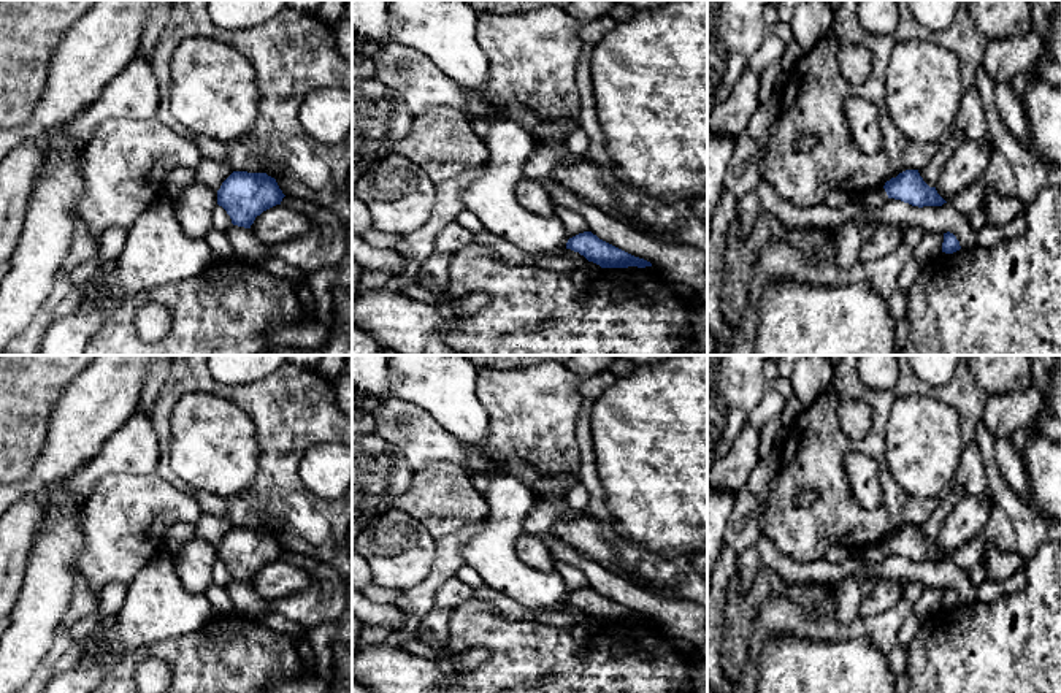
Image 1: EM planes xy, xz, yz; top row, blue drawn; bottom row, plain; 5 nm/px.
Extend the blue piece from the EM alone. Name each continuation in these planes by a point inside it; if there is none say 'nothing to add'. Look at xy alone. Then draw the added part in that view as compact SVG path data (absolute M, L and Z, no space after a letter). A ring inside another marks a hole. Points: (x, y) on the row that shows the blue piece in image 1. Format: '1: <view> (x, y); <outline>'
nothing to add

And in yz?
nothing to add

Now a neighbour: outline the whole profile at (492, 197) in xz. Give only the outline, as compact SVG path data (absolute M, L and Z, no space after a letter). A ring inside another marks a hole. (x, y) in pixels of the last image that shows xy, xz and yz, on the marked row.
M512 121L488 122L485 136L488 160L482 174L463 189L465 209L471 211L484 228L525 252L550 252L568 243L558 216L541 217L523 208L515 187L523 178L523 163L533 154L533 136Z

